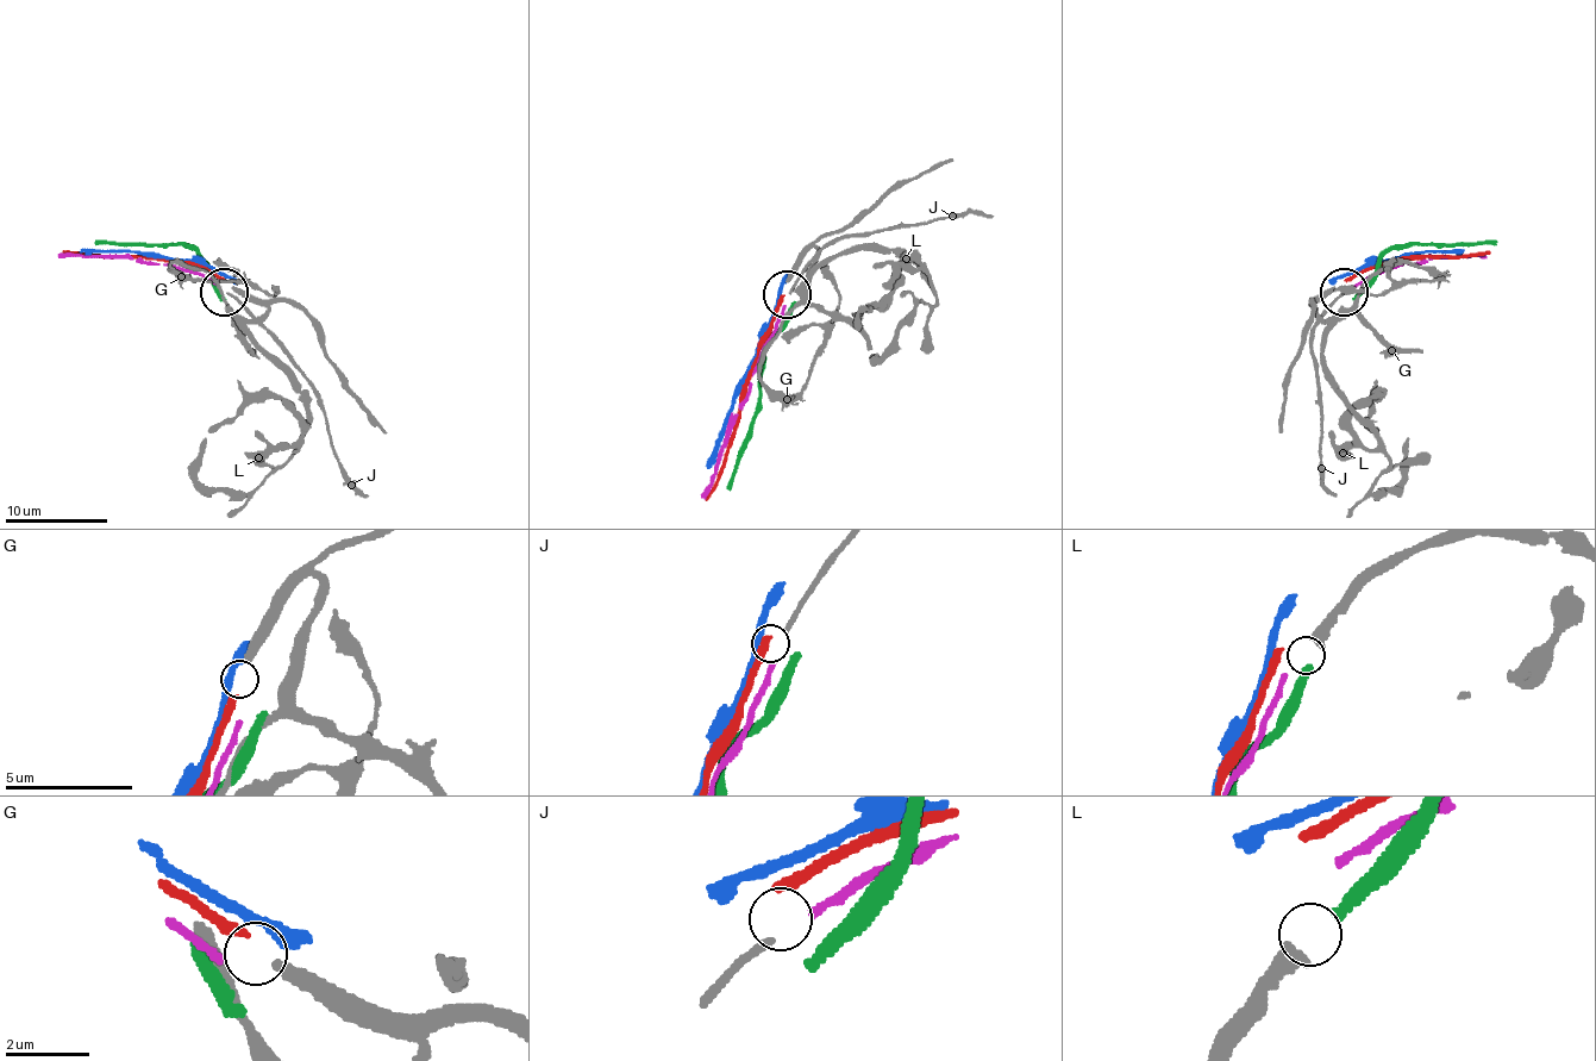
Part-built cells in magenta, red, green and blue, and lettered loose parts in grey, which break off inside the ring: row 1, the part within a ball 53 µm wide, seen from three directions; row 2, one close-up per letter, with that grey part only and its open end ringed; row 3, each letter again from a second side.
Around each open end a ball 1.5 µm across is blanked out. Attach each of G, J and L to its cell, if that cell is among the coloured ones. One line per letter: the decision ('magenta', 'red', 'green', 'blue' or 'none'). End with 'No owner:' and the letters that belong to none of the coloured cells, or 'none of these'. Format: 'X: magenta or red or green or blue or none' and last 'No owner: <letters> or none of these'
G: red
J: magenta
L: green
No owner: none of these

